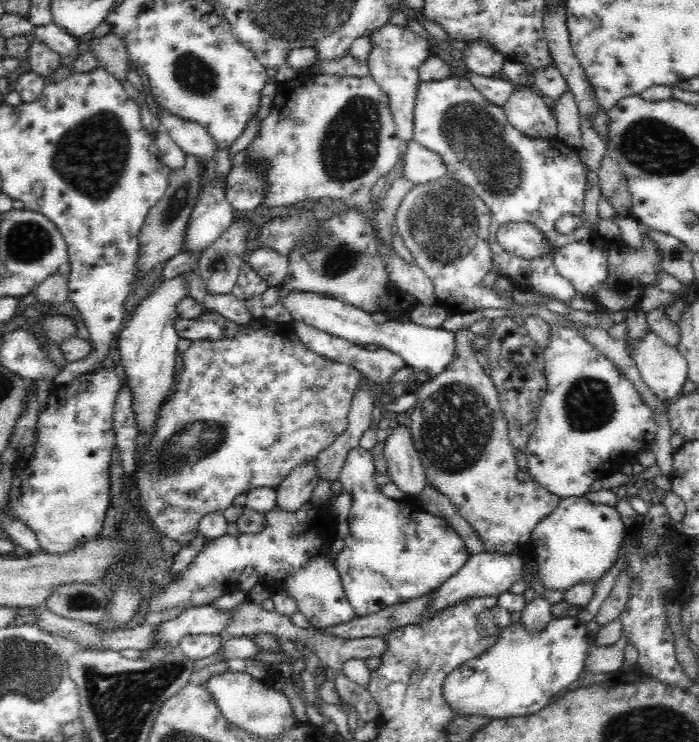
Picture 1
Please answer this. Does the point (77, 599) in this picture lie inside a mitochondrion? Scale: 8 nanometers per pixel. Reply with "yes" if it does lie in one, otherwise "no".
yes

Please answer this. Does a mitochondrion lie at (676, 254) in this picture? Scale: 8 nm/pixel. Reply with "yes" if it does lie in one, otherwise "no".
yes

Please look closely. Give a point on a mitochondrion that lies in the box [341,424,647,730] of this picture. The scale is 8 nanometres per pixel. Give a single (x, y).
(416, 668)

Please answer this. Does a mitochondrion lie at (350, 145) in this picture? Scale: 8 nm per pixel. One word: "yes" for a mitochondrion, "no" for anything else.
yes

